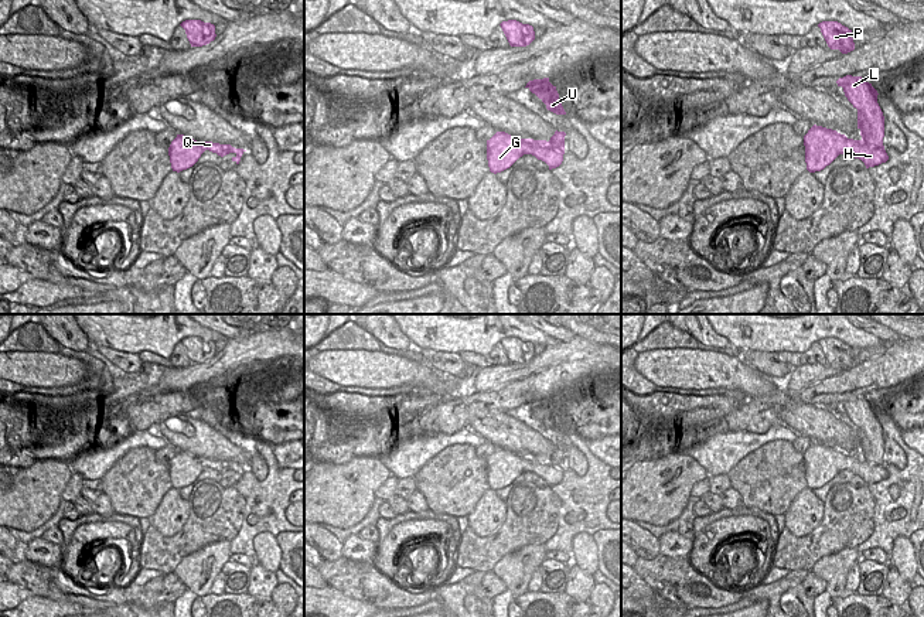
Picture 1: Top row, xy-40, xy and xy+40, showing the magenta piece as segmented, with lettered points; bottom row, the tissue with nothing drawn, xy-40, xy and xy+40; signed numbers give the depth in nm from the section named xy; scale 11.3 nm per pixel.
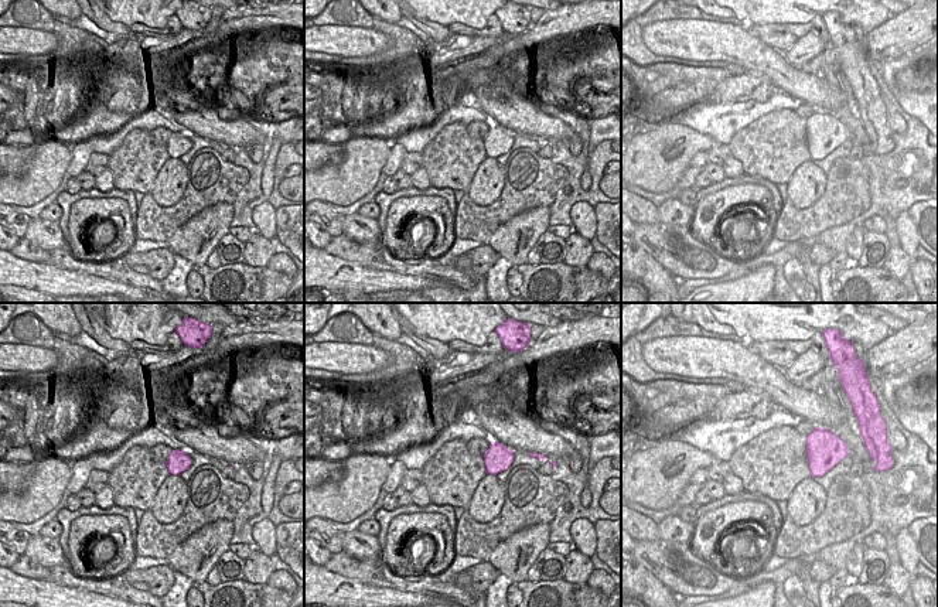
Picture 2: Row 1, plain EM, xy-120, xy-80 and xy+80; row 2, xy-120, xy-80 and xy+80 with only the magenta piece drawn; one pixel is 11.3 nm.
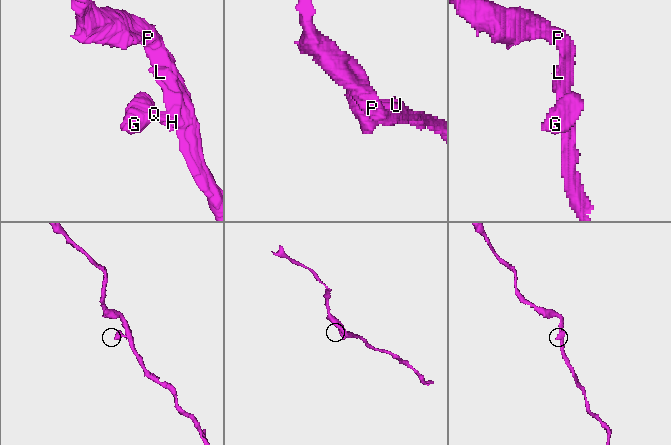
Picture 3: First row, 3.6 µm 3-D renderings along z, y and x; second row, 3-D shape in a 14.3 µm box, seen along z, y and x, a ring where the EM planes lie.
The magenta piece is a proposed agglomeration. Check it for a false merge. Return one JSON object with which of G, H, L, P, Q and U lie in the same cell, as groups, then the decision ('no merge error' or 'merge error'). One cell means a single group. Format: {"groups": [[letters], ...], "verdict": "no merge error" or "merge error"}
{"groups": [["G", "H", "L", "P", "Q", "U"]], "verdict": "no merge error"}

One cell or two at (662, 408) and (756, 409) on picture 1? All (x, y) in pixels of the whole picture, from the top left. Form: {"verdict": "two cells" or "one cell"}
{"verdict": "one cell"}

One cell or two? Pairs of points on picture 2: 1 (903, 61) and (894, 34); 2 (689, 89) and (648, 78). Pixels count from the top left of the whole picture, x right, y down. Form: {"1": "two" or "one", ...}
{"1": "two", "2": "one"}

